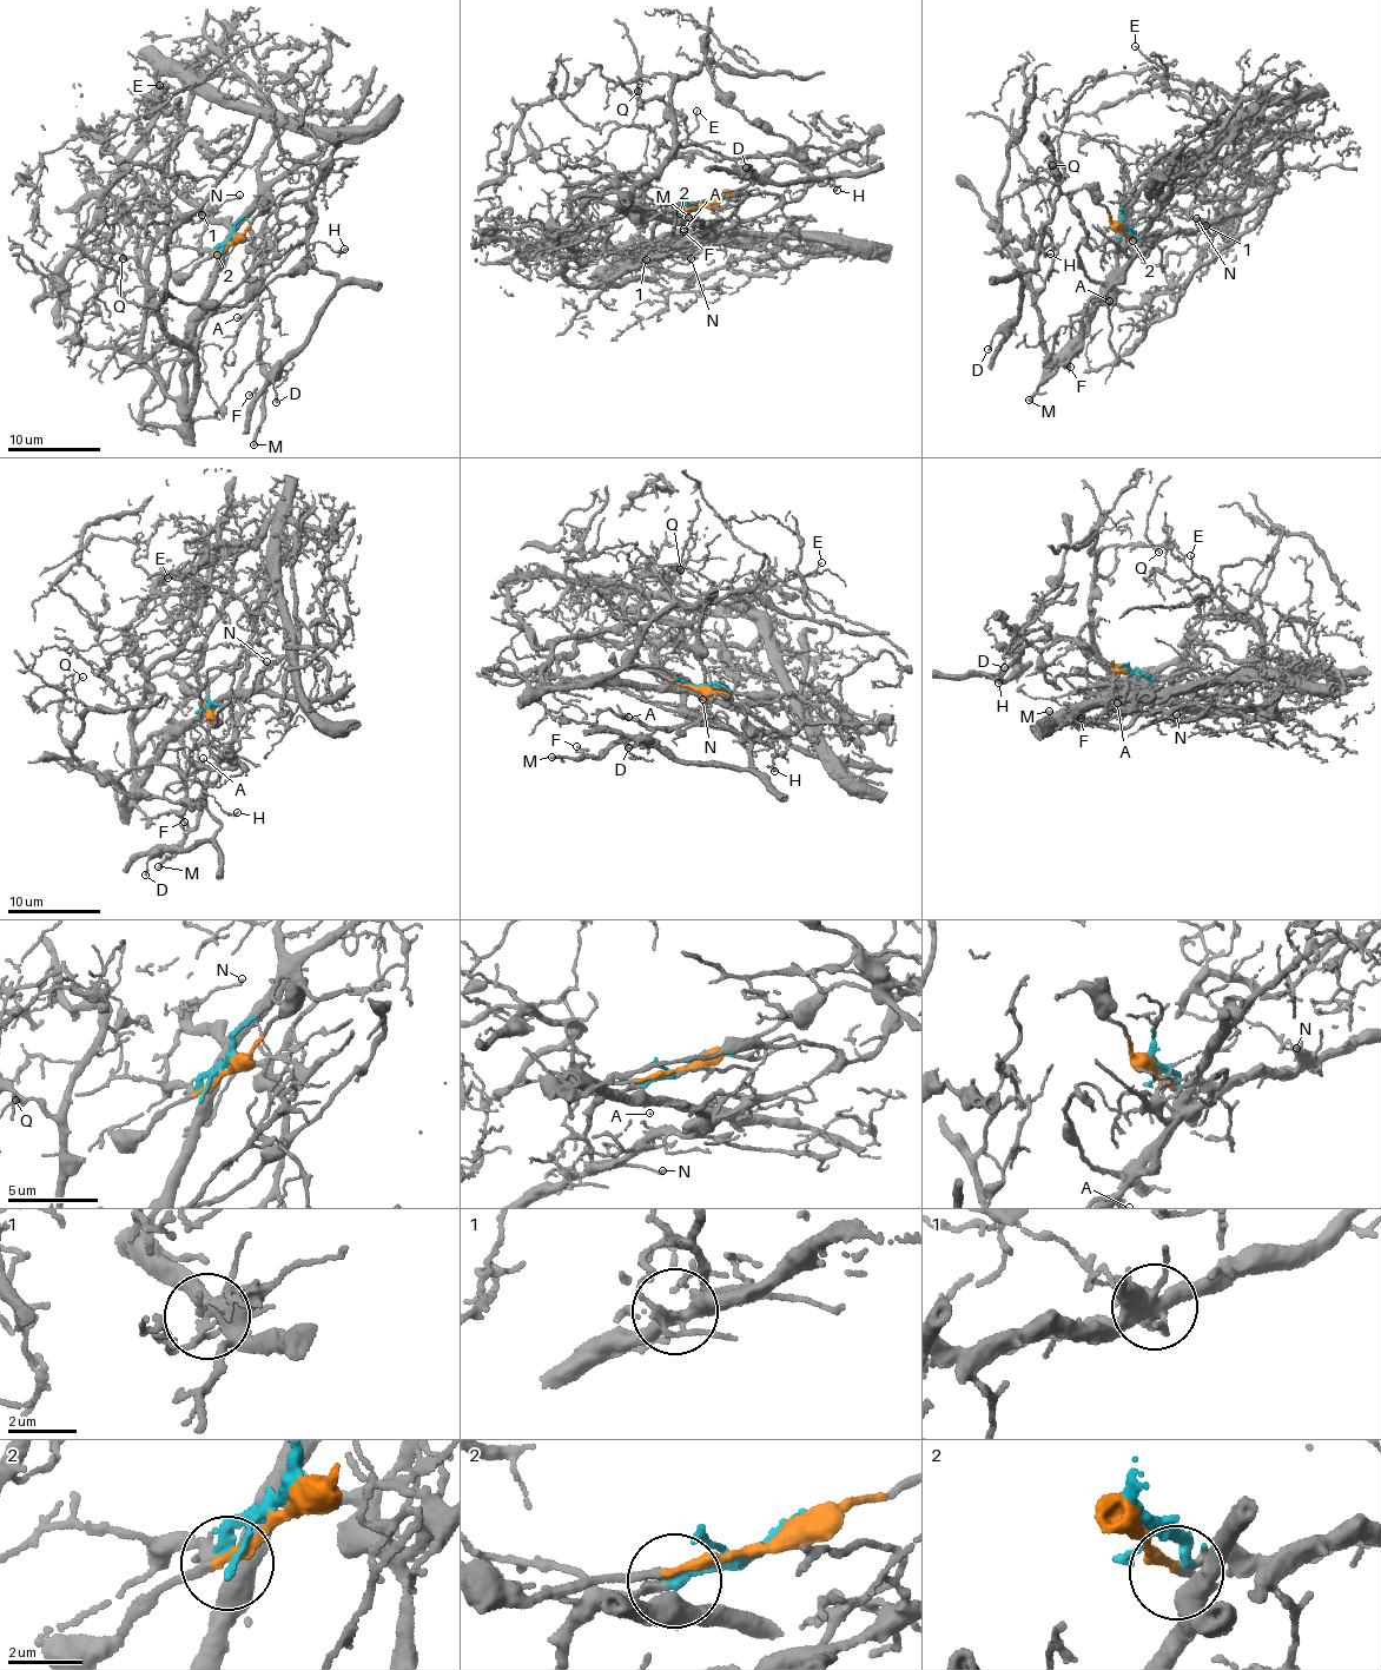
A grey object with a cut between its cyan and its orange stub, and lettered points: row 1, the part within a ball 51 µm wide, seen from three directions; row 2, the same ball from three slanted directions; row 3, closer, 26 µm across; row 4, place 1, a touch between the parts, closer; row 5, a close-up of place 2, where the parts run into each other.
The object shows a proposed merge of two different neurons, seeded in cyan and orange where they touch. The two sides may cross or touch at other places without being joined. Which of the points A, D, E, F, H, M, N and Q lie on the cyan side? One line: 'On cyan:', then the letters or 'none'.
On cyan: A, E, F, M, N

